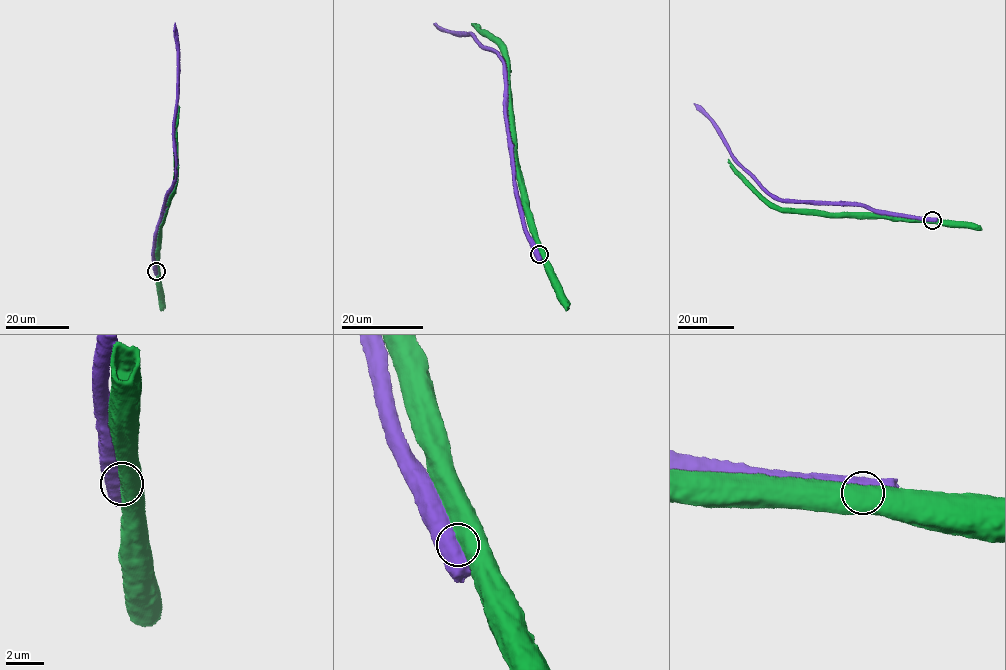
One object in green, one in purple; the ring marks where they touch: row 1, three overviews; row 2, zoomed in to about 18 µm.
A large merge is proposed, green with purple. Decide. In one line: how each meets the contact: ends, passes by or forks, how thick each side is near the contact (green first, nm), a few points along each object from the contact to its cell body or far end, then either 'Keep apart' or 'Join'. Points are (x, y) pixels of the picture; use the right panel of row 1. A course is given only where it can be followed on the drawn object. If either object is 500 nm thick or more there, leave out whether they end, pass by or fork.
Thickness 750 nm (green) against 800 nm. Course of green: (932, 220), (854, 216), (776, 206), (728, 159). Course of purple: (932, 220), (844, 204), (776, 198), (736, 158), (713, 119), (693, 103). Keep apart

